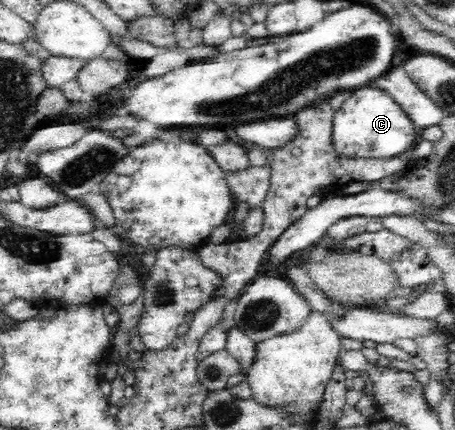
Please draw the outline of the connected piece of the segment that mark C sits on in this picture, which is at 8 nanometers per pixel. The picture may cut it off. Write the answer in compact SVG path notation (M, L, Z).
M367 84L352 89L351 96L339 110L333 112L331 146L341 160L389 160L409 155L417 142L417 131L414 122L387 91Z

